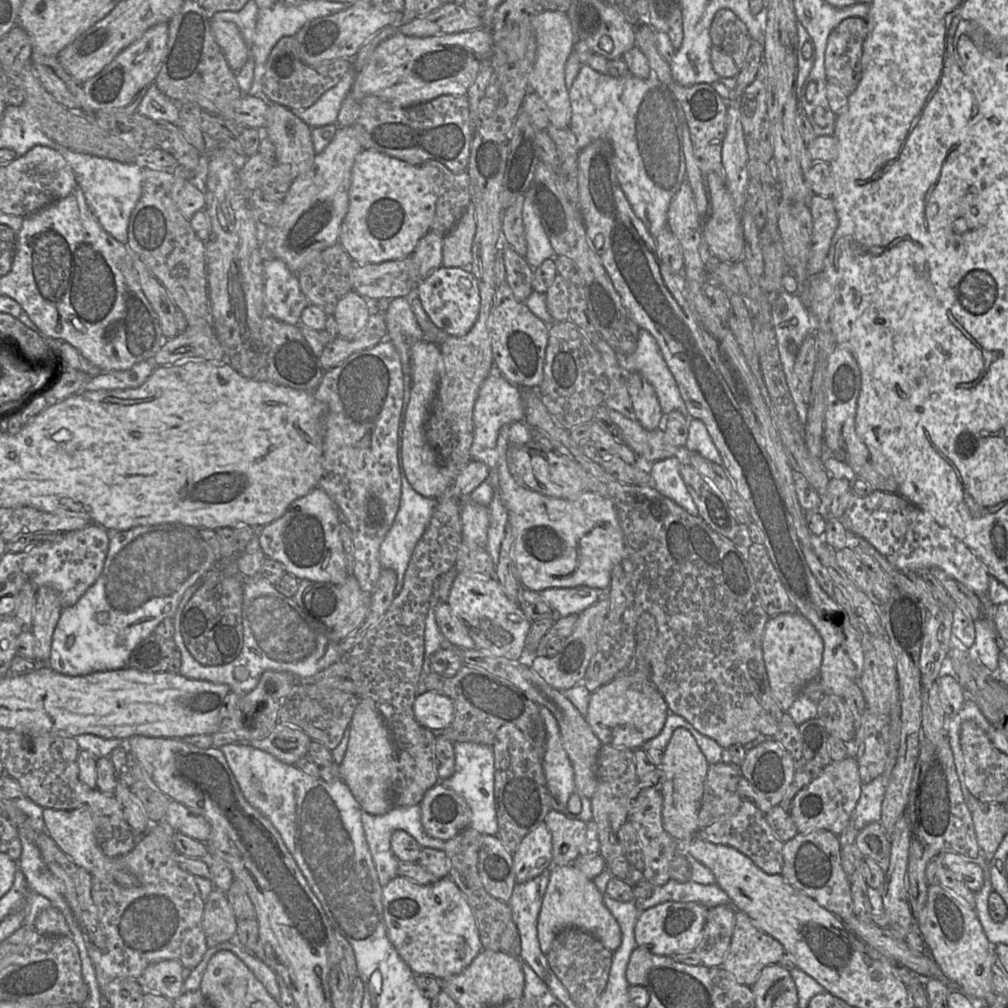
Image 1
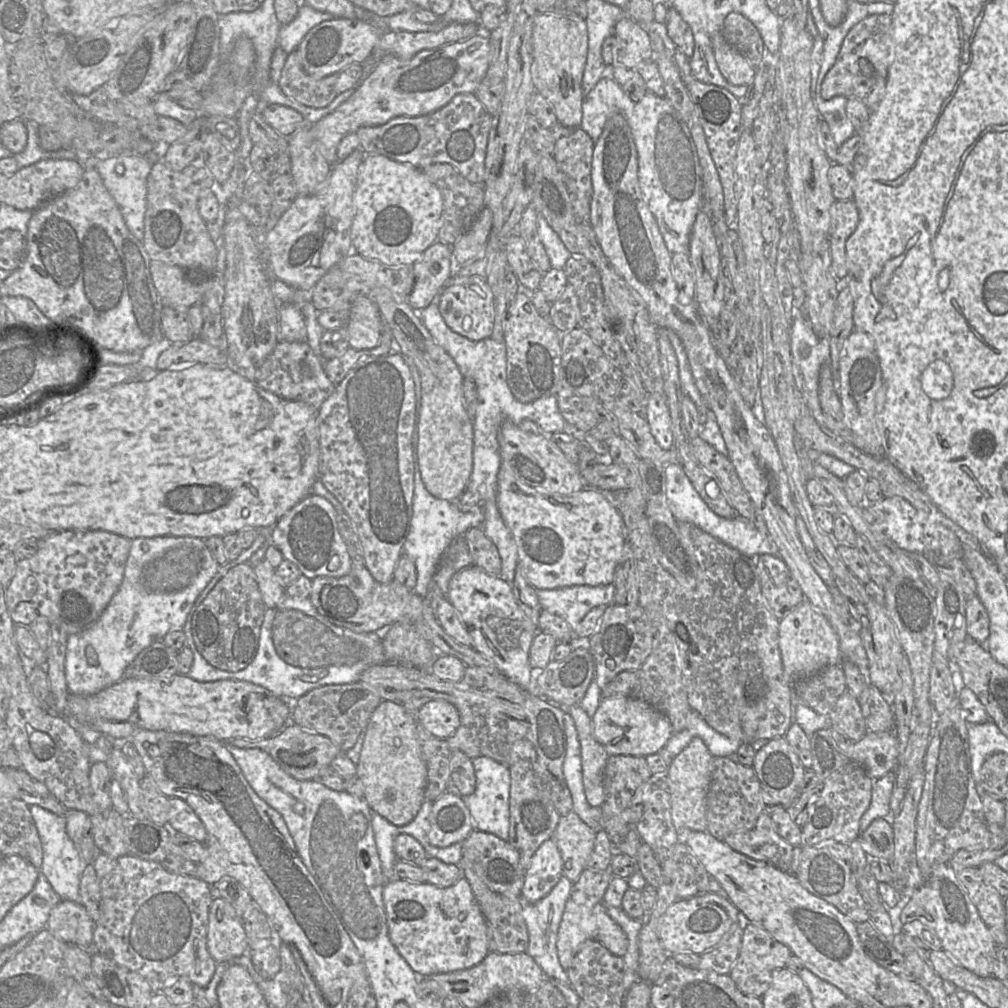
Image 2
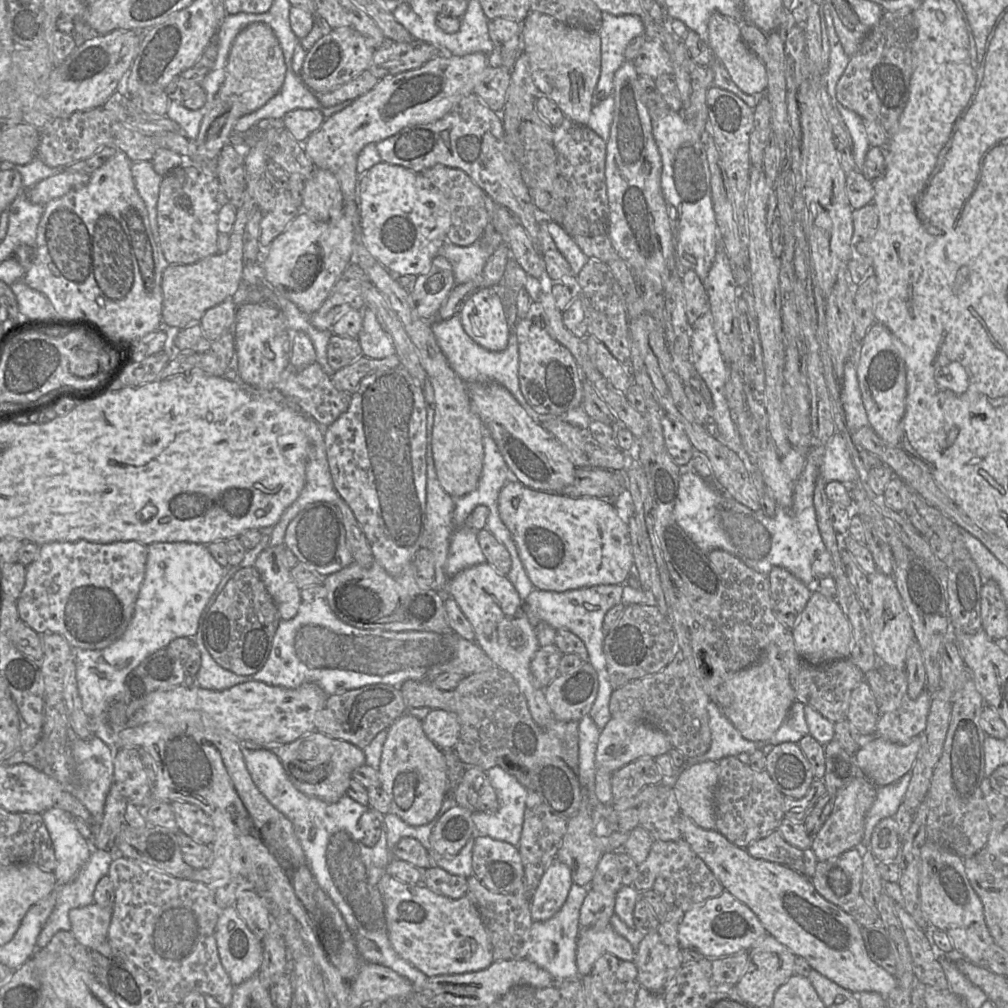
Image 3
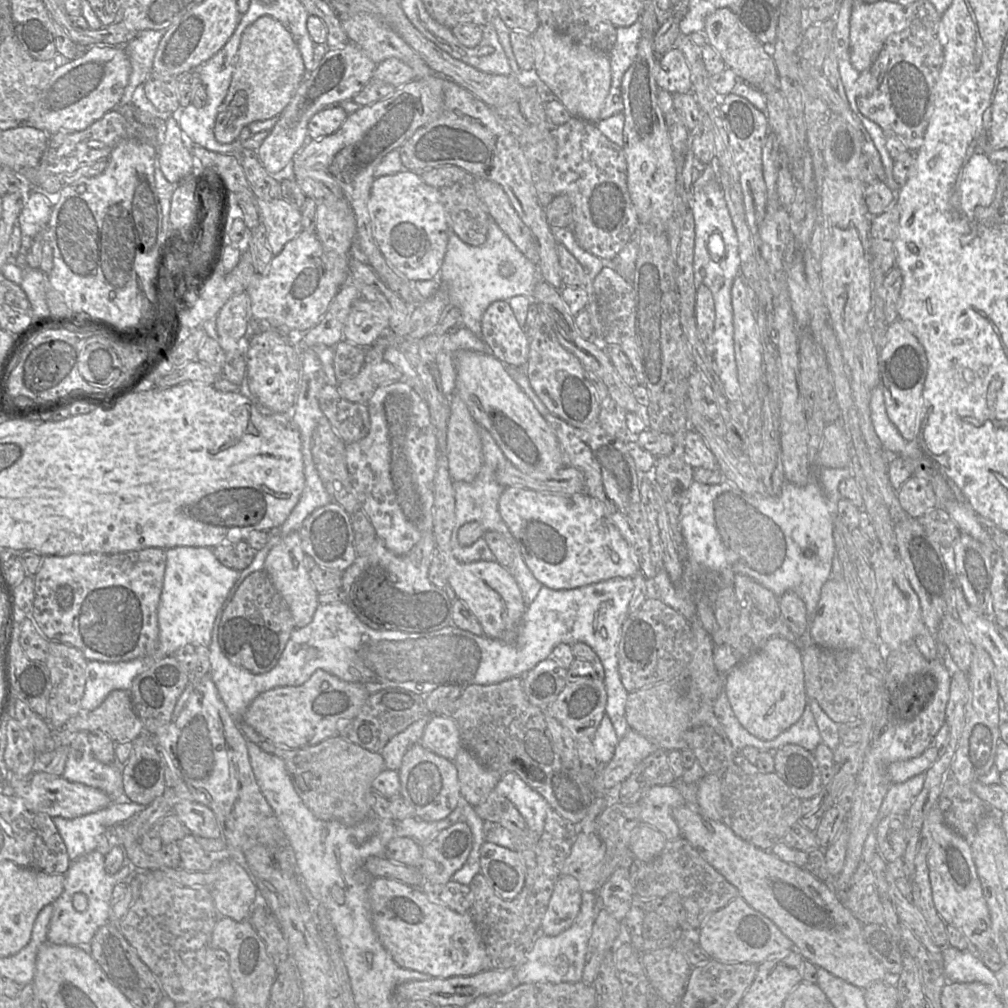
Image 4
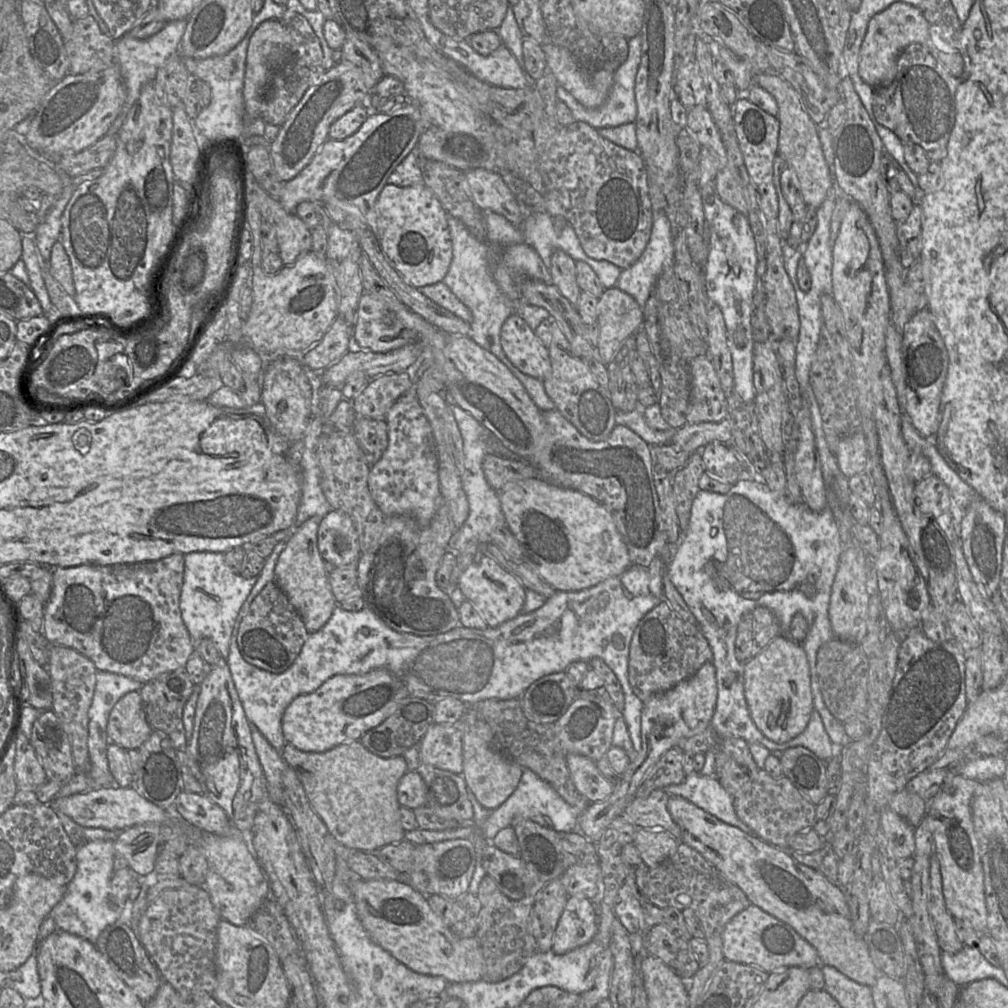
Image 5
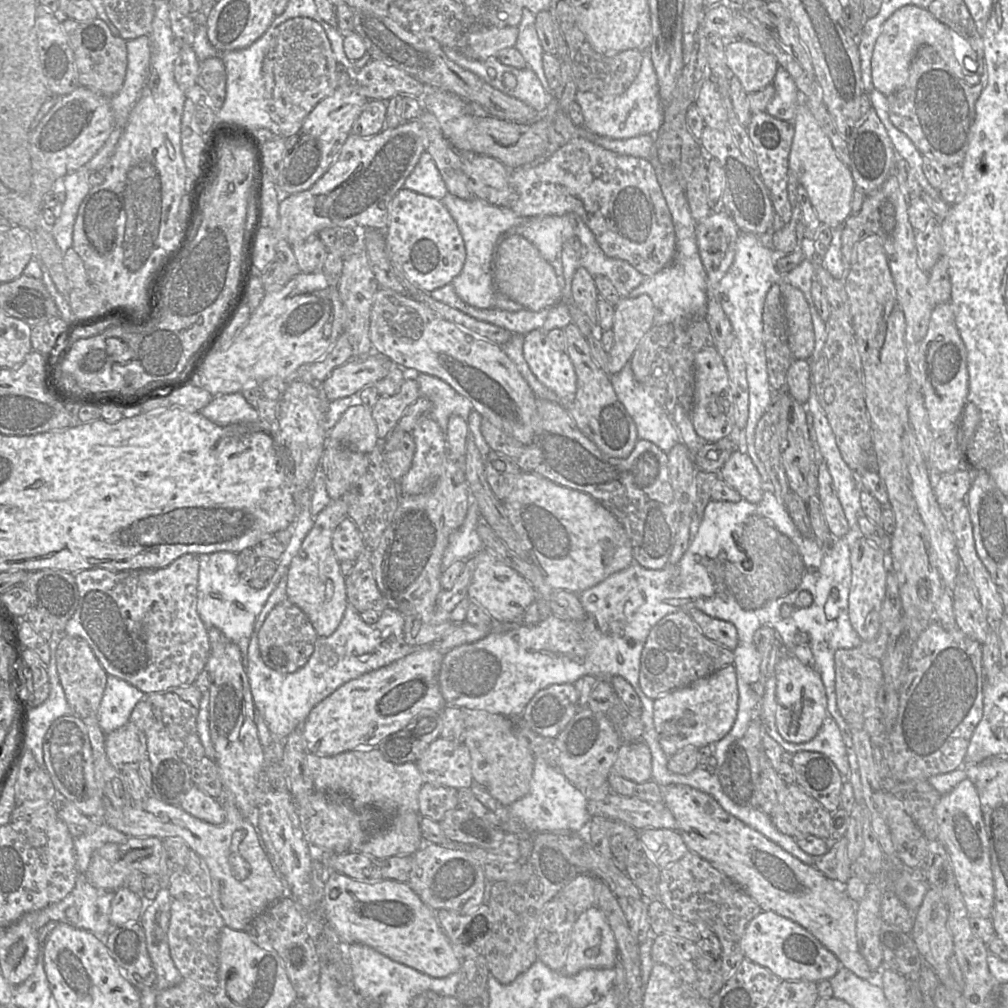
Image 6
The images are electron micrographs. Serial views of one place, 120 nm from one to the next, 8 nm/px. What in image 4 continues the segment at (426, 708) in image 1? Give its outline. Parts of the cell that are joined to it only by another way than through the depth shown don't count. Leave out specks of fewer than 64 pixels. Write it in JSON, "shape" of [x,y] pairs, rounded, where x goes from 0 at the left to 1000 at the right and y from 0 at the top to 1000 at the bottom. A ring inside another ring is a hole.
{"shape":[[[430,708],[421,722],[416,737],[422,743],[450,755],[457,742],[456,725],[450,714]]]}

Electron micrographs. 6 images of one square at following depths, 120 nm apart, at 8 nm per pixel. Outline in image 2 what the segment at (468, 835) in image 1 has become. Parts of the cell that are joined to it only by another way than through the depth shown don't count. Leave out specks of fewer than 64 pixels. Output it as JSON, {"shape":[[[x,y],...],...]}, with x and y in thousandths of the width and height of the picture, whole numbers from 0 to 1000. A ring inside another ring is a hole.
{"shape":[[[458,850],[455,861],[458,870],[465,876],[484,922],[485,942],[496,946],[512,946],[522,944],[524,939],[524,924],[518,908],[520,893],[504,891],[489,885],[472,867],[467,854]]]}

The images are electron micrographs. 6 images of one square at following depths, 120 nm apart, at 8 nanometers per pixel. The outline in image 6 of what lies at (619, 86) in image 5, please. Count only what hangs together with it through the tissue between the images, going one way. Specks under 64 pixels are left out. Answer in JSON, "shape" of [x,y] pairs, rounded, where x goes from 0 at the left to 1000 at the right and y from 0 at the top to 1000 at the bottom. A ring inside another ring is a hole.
{"shape":[[[637,52],[636,68],[617,93],[595,96],[585,91],[573,90],[570,101],[575,105],[579,121],[578,125],[588,132],[609,138],[622,138],[635,134],[649,134],[659,119],[660,105],[654,95],[652,75],[643,52]]]}

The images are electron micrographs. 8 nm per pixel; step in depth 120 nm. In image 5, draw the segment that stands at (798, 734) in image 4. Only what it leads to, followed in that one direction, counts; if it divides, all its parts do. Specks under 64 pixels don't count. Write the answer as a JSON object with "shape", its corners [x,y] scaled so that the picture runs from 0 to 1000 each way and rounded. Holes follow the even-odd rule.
{"shape":[[[808,703],[800,723],[791,731],[779,737],[769,737],[769,745],[787,740],[796,740],[806,745],[812,752],[821,755],[827,751],[827,739],[820,728],[813,707]]]}

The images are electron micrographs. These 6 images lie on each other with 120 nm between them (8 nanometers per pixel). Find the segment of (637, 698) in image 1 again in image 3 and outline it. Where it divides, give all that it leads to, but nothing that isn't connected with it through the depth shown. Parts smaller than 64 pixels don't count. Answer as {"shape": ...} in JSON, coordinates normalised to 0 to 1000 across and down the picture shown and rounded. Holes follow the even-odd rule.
{"shape":[[[607,710],[596,724],[592,744],[591,760],[605,768],[618,760],[639,751],[651,752],[669,743],[661,728],[655,723],[631,713]]]}

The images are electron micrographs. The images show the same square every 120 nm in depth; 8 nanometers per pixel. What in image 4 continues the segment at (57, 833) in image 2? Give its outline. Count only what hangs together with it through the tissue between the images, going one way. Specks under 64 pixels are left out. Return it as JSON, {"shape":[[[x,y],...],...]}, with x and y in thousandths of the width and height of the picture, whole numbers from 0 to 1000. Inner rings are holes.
{"shape":[[[114,795],[107,801],[76,812],[52,811],[61,828],[70,855],[96,843],[99,829],[107,821],[141,806],[146,799],[130,795]]]}

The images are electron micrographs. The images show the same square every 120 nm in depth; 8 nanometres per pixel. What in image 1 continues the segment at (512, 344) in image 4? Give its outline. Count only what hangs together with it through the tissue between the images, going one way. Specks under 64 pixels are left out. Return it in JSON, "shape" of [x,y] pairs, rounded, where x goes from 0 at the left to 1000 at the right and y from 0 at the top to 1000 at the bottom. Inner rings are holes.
{"shape":[[[438,263],[417,279],[412,288],[413,294],[427,317],[445,333],[461,332],[474,315],[477,301],[474,279],[466,269]]]}

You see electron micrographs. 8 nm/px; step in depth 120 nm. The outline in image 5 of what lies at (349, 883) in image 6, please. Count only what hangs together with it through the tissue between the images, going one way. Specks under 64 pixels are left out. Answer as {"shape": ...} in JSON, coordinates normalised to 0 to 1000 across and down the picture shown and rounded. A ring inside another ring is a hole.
{"shape":[[[395,873],[348,875],[355,911],[368,932],[411,964],[437,968],[445,975],[482,970],[482,954],[472,929],[458,931],[431,906],[424,889]]]}

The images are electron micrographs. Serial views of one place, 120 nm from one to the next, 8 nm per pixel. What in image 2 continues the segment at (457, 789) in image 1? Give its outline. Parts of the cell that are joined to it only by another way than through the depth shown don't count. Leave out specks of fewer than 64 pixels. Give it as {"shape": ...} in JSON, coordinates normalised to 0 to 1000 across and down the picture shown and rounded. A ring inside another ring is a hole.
{"shape":[[[473,751],[467,754],[472,770],[472,783],[469,788],[459,791],[458,794],[466,804],[470,821],[478,825],[487,826],[504,835],[506,821],[505,791],[507,780],[505,763],[503,760],[484,751]]]}

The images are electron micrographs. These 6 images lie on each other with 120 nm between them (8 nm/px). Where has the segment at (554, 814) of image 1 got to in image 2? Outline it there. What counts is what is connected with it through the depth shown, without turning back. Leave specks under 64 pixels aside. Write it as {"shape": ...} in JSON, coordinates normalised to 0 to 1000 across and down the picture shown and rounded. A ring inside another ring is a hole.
{"shape":[[[568,805],[555,813],[549,833],[559,853],[559,869],[567,876],[571,876],[577,864],[583,860],[590,838],[590,826]]]}

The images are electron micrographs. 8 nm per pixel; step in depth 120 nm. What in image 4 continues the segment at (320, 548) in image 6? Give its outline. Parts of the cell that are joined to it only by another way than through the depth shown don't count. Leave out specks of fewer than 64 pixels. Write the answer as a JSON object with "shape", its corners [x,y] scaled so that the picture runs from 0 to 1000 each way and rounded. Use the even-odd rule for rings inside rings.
{"shape":[[[296,527],[281,533],[280,537],[269,545],[263,555],[262,565],[267,569],[273,583],[285,598],[294,623],[305,621],[310,616],[317,599],[316,588],[307,572],[307,564],[312,562],[315,561],[301,547]]]}

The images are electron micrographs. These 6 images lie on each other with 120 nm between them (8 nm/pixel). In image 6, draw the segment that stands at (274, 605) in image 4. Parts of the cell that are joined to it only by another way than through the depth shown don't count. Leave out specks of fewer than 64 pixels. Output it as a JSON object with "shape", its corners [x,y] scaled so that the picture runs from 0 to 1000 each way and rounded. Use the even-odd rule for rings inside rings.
{"shape":[[[287,594],[276,598],[254,626],[260,656],[265,662],[279,669],[292,668],[300,663],[308,654],[315,632],[304,609]]]}

